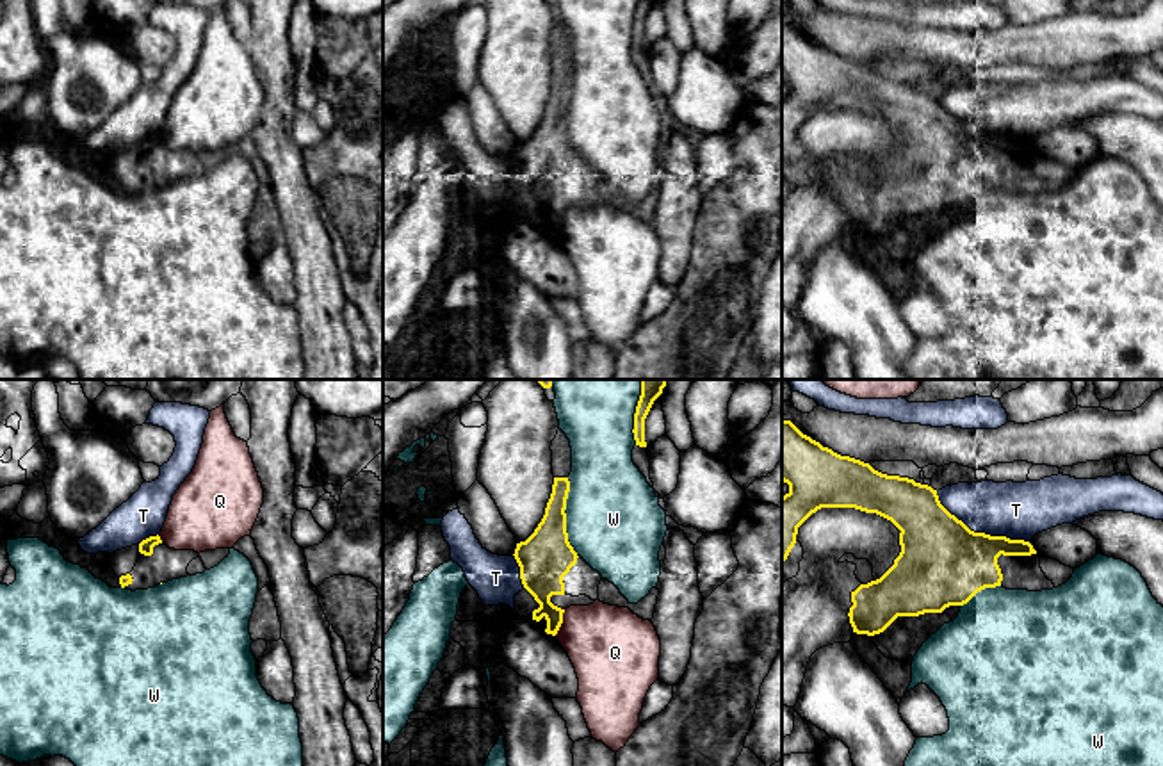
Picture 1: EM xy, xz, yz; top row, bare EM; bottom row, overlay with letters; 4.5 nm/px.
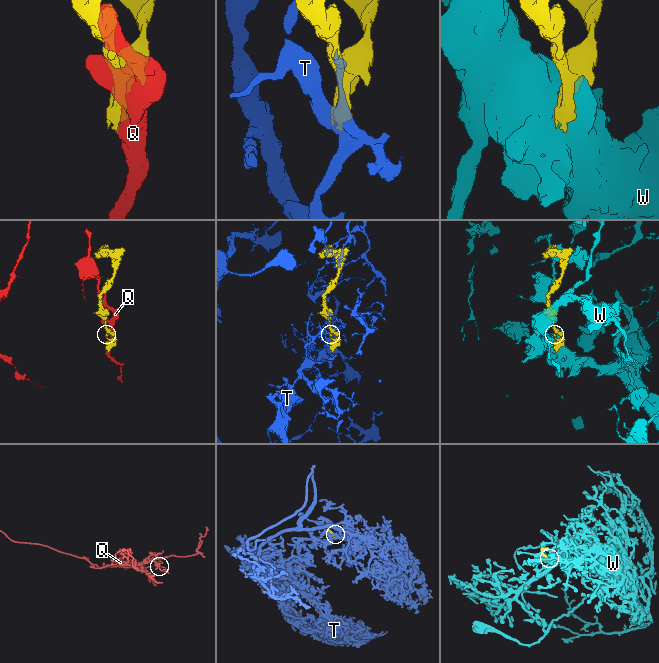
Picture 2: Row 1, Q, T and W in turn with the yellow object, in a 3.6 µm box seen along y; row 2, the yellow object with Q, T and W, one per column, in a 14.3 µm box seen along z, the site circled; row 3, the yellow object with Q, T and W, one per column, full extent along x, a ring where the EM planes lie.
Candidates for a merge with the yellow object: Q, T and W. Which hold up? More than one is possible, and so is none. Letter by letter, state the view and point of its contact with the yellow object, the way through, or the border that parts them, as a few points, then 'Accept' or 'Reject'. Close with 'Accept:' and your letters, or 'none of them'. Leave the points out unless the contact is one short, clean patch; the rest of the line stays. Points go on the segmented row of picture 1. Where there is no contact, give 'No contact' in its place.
Q: Touches yellow at xz (561, 622). Reject
T: Touches yellow at yz (980, 533). Reject
W: Touches yellow at xz (565, 517). Reject
Accept: none of them

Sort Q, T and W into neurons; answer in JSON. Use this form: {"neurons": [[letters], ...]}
{"neurons": [["Q"], ["T"], ["W"]]}

